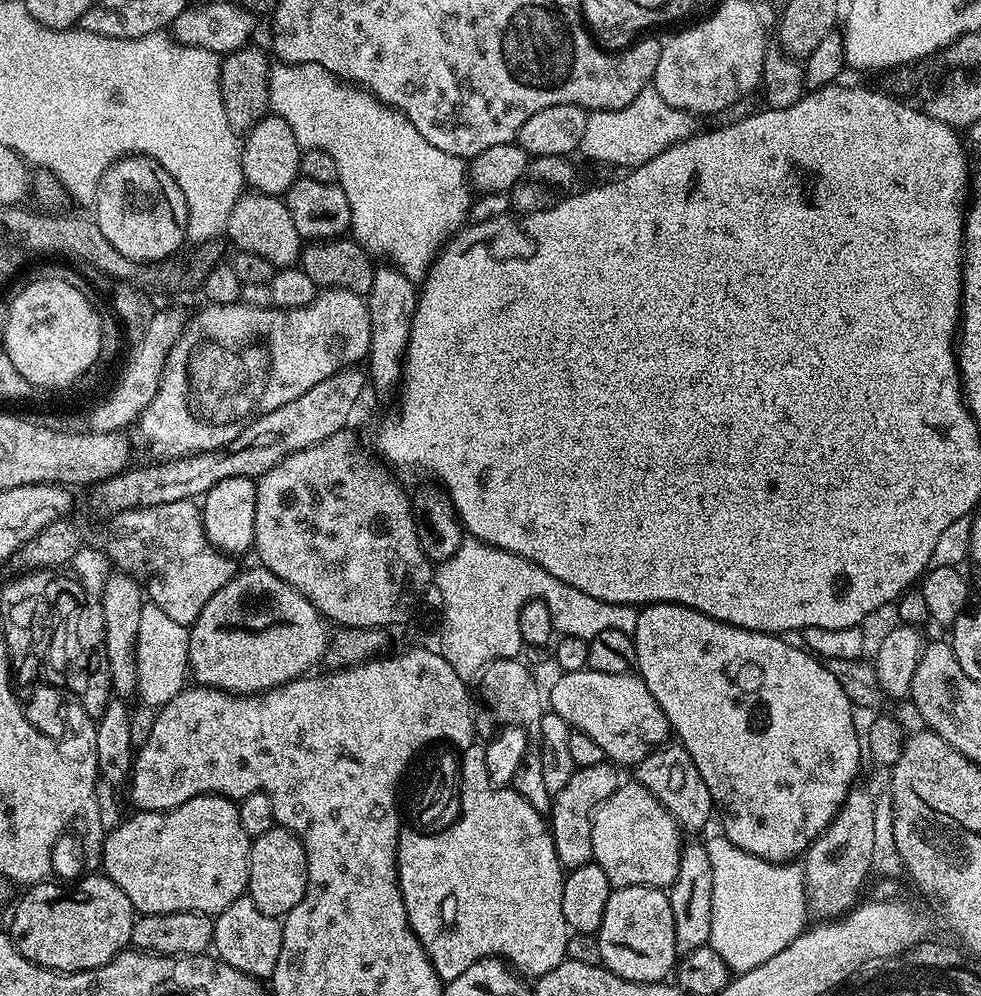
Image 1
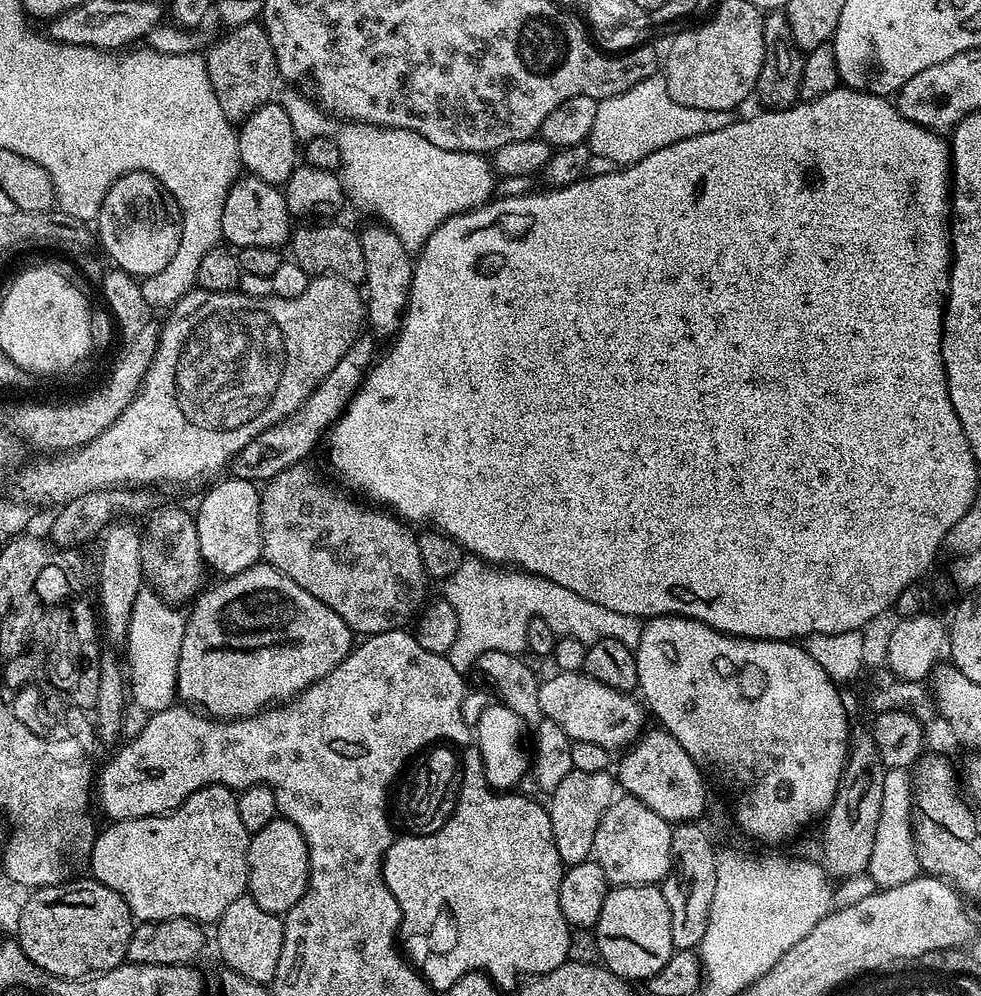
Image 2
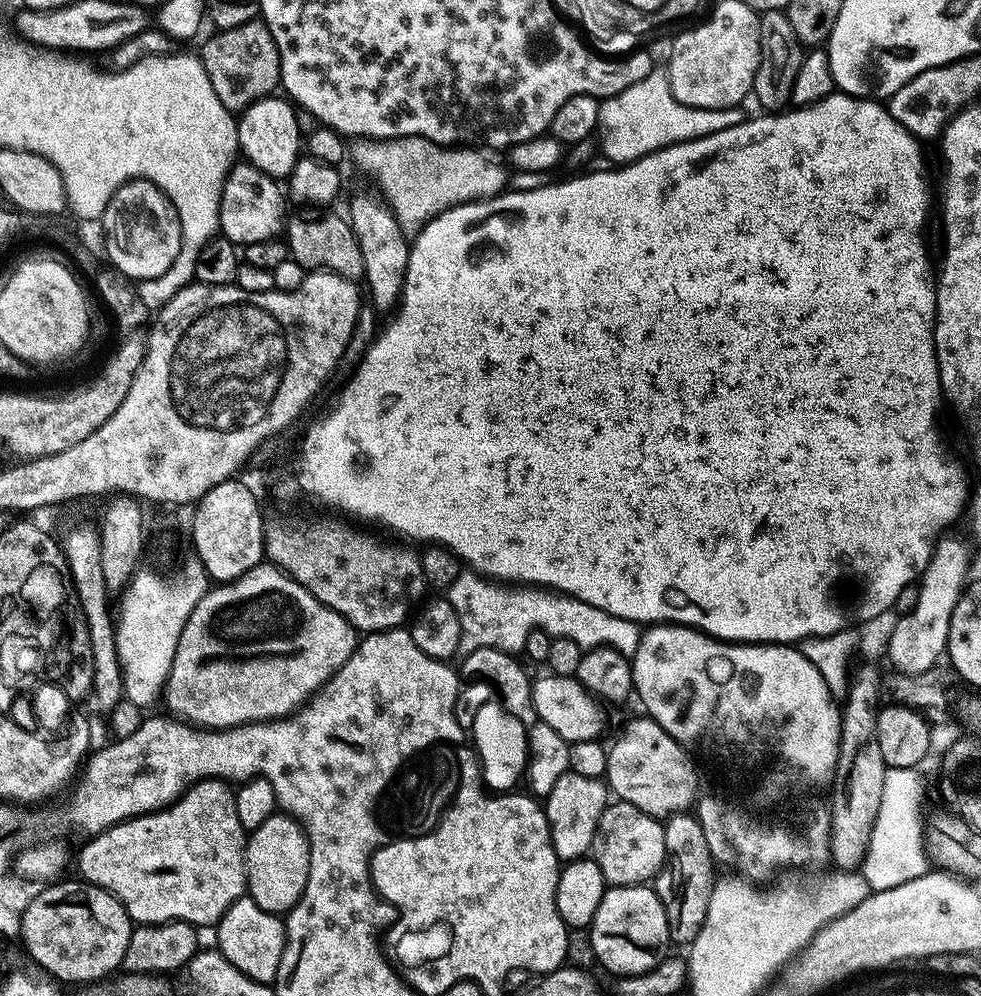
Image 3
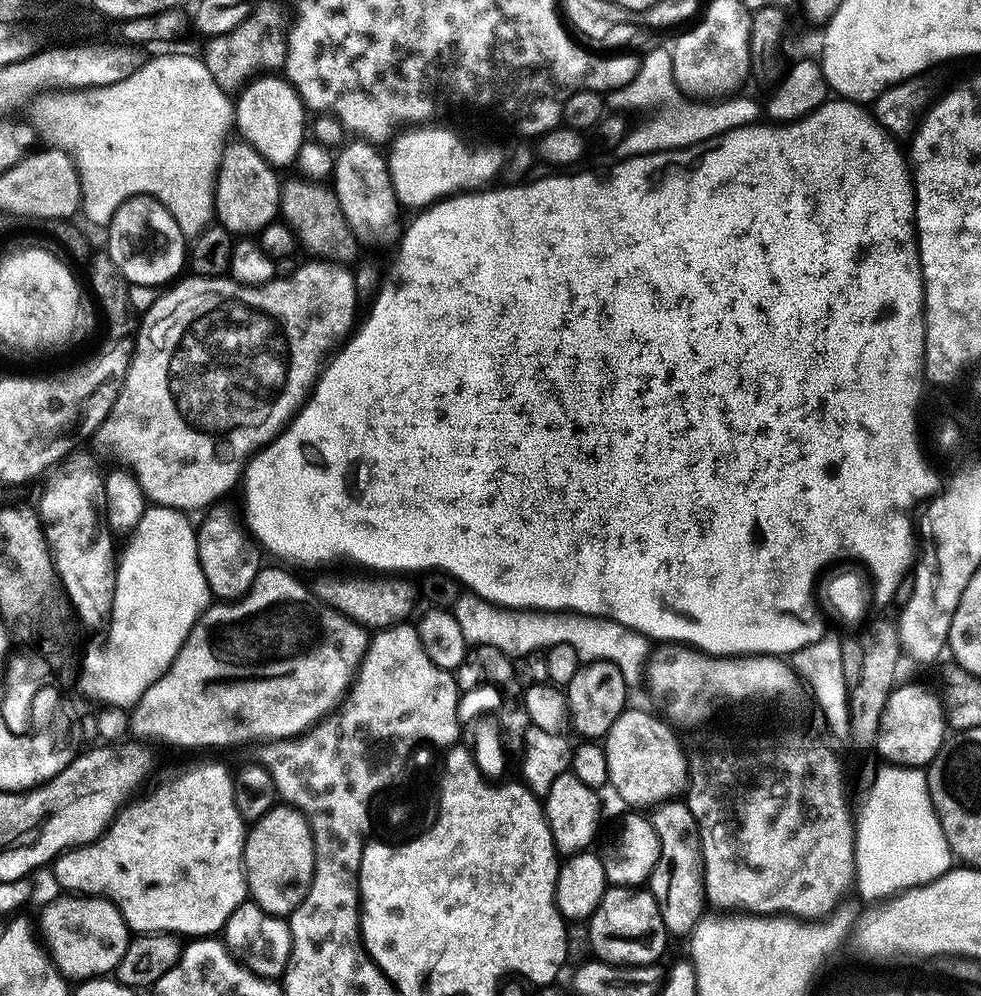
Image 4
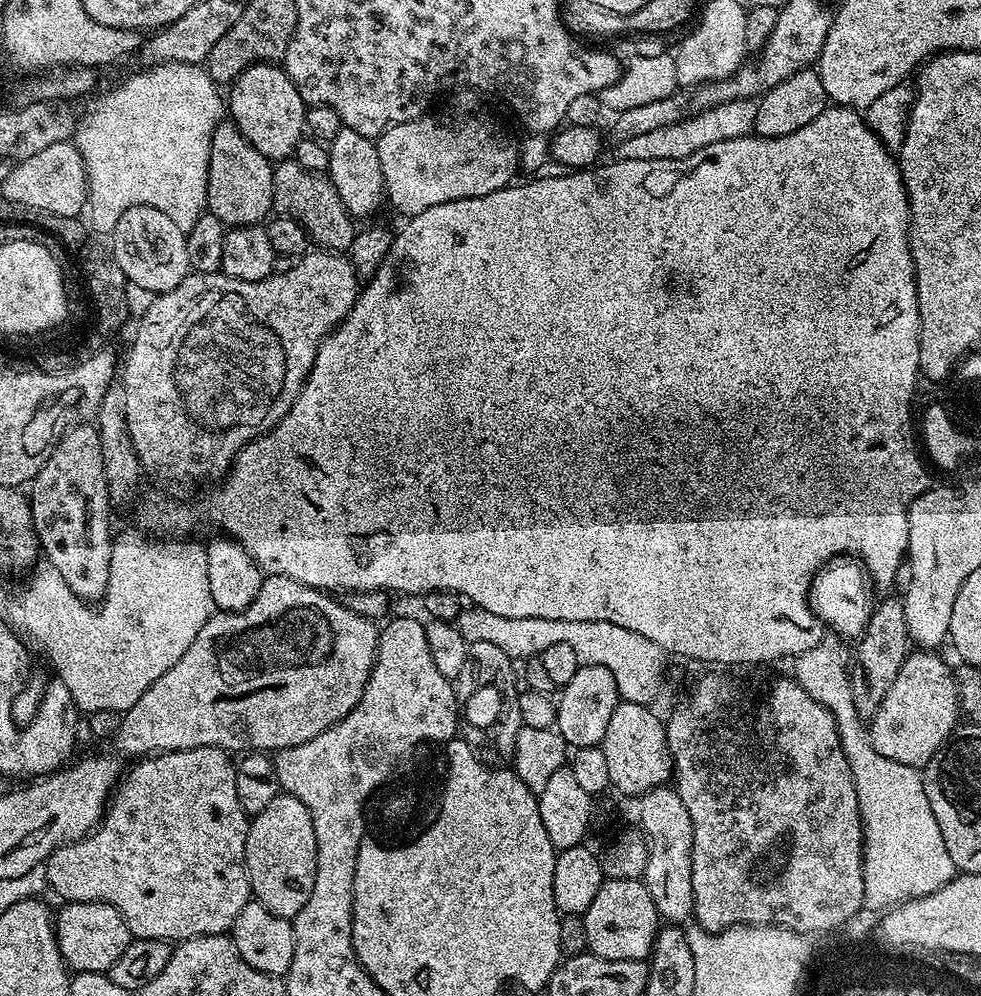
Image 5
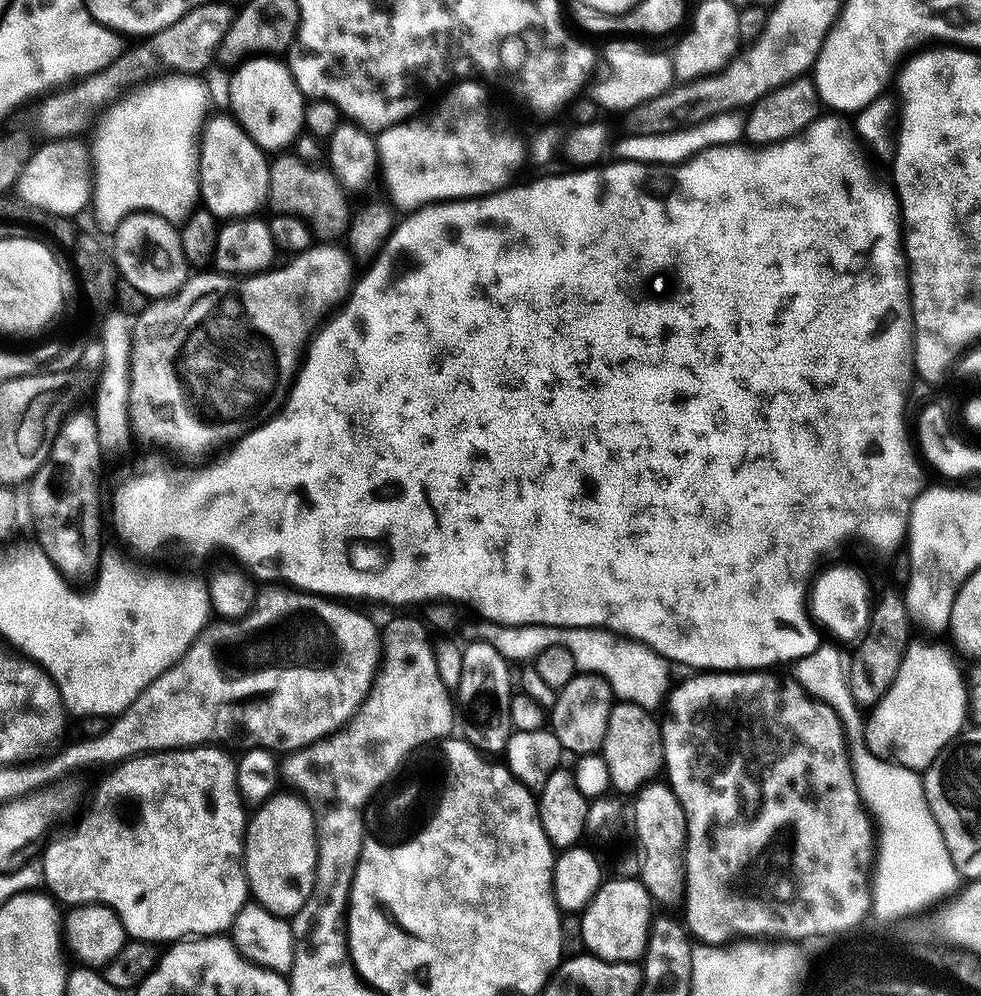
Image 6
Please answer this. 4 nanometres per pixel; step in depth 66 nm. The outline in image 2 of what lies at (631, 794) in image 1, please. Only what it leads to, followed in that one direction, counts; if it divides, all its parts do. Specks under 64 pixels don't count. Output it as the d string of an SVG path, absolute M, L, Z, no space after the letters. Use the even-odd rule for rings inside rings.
M627 794L621 795L606 810L602 822L598 822L598 834L594 834L591 859L602 866L602 874L606 874L609 885L659 885L672 868L672 830L673 825L654 814L650 806Z

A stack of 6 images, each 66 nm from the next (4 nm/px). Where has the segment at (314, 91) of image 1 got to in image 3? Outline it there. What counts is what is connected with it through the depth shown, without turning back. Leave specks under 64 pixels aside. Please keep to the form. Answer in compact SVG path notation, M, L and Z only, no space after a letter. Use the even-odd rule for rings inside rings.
M398 136L394 140L374 140L365 145L360 152L360 164L376 179L377 184L384 191L380 191L383 199L405 230L419 229L437 214L455 205L499 196L509 187L510 174L504 167L492 162L476 150L464 148L465 146L453 148L436 144L424 136Z

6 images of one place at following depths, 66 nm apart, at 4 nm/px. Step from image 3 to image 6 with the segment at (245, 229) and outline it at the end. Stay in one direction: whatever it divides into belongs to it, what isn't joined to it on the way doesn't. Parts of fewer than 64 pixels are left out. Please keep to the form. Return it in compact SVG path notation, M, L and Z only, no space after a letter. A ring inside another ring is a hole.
M231 115L214 116L206 124L208 148L201 147L198 152L199 199L217 218L251 217L265 207L268 198L269 157L264 157L265 149L258 147Z

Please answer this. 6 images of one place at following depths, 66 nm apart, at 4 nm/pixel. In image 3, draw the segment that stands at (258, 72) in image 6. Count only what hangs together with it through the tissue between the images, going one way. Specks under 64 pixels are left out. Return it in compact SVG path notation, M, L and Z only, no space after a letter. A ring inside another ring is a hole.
M276 94L264 96L239 113L236 143L247 163L273 178L286 178L302 155L302 132L300 136L297 109L287 99L278 97Z

